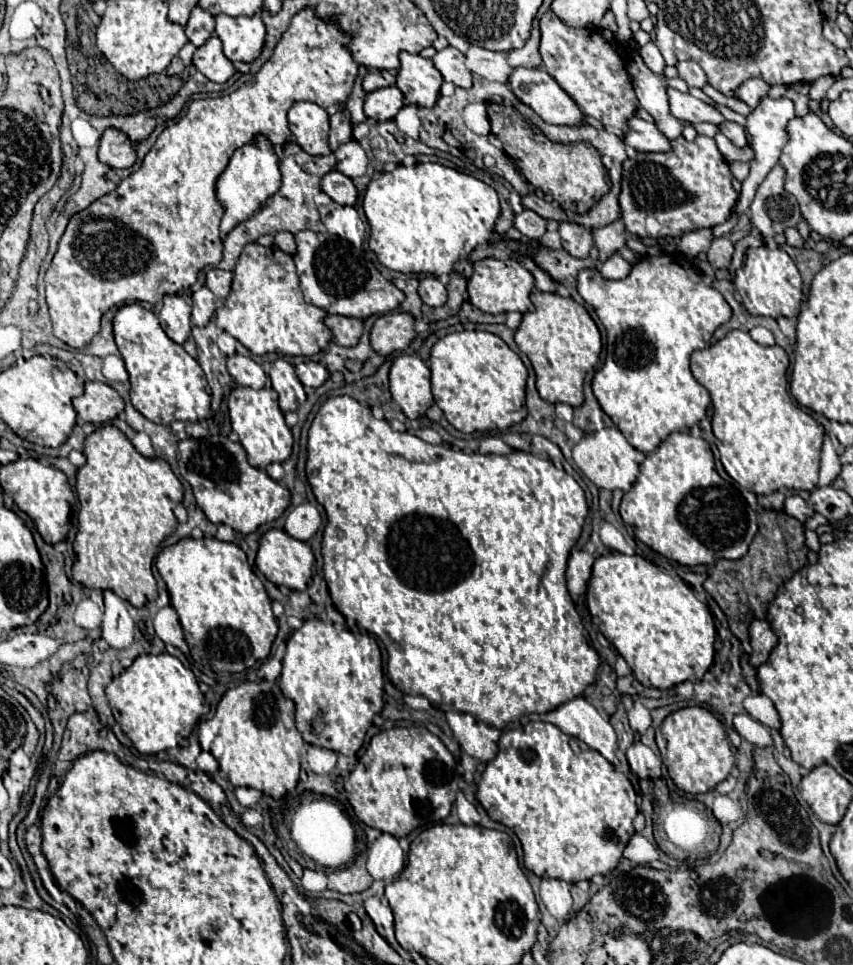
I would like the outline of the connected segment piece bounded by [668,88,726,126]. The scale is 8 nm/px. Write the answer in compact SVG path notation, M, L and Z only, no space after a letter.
M668 88L668 102L670 102L670 112L678 120L686 120L690 124L710 122L714 126L722 126L726 122L726 118L714 106L708 106L708 104L696 100L694 96L682 94L674 88Z

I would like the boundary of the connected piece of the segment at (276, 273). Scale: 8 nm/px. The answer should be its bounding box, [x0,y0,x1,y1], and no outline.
[216,242,332,356]

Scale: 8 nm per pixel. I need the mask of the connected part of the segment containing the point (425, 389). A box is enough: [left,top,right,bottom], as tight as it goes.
[390,354,432,418]

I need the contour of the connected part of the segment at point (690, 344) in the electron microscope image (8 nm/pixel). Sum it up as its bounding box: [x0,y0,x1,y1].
[578,254,732,454]

